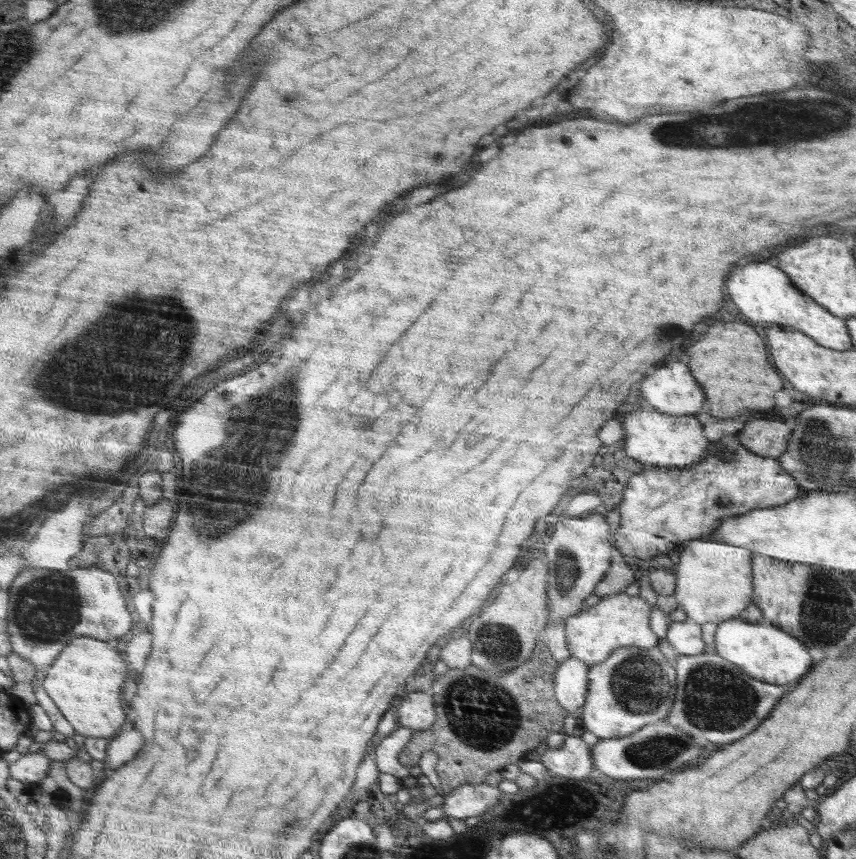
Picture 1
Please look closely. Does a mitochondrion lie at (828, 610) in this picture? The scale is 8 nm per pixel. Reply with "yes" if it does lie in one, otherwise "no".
yes

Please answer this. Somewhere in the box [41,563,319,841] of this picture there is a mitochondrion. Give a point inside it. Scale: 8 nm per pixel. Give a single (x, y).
(61, 798)

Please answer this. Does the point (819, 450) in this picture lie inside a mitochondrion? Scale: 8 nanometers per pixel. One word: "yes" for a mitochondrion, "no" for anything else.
yes

